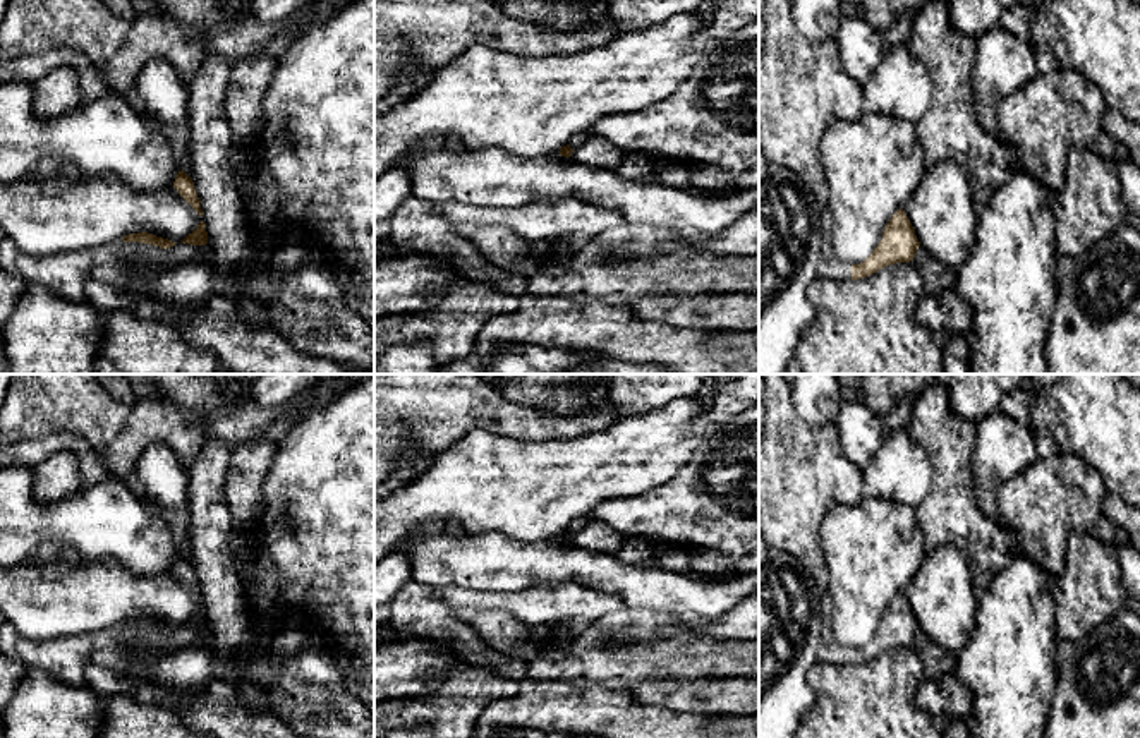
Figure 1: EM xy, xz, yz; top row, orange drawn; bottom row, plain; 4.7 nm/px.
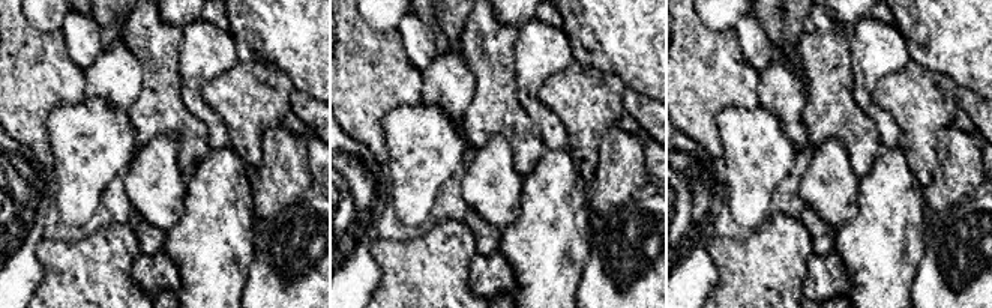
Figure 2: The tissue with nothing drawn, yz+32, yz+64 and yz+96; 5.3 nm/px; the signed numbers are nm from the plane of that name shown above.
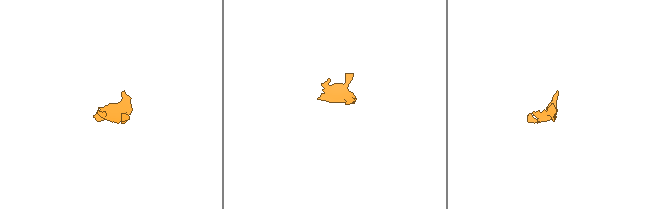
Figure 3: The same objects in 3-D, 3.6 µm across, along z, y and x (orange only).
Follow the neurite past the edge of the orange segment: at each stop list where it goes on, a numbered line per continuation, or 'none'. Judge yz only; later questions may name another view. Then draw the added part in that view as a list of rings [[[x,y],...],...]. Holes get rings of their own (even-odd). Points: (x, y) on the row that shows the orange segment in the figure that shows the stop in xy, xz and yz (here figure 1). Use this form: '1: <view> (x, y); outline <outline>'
1: yz (830, 266); outline [[[826,215],[822,218],[821,230],[822,254],[819,257],[817,276],[840,281],[852,281],[852,266],[845,264],[833,251],[831,225]]]

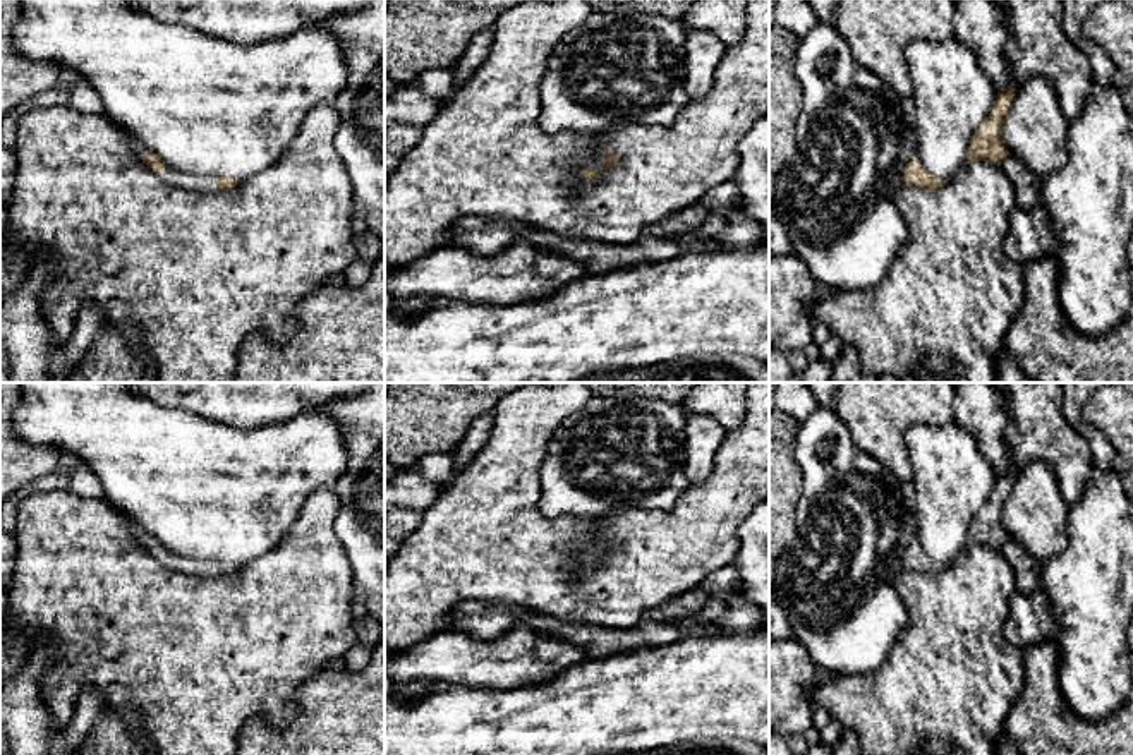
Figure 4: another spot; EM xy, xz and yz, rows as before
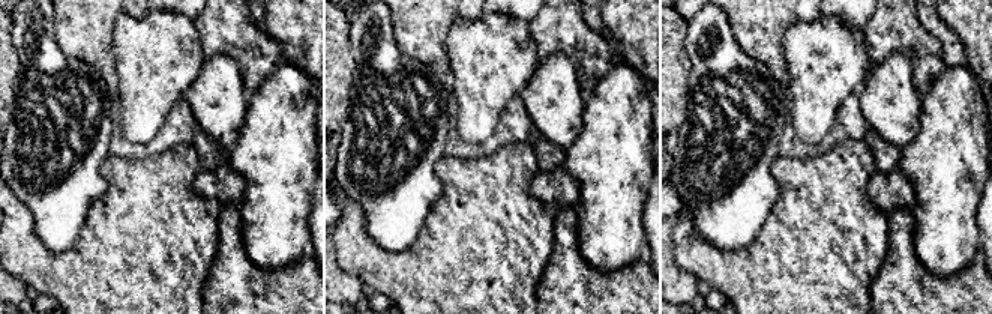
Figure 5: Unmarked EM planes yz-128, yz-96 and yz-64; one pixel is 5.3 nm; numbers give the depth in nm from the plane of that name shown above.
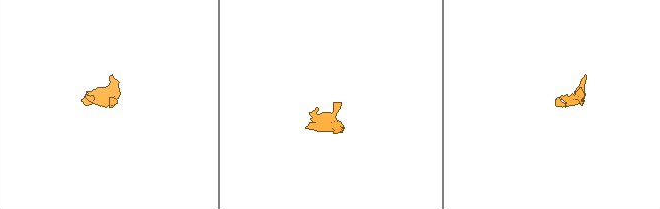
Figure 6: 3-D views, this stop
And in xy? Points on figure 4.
1: xy (169, 175); outline [[[168,165],[165,166],[160,177],[168,185],[187,189],[192,192],[204,192],[204,194],[218,192],[216,178],[179,172]]]

